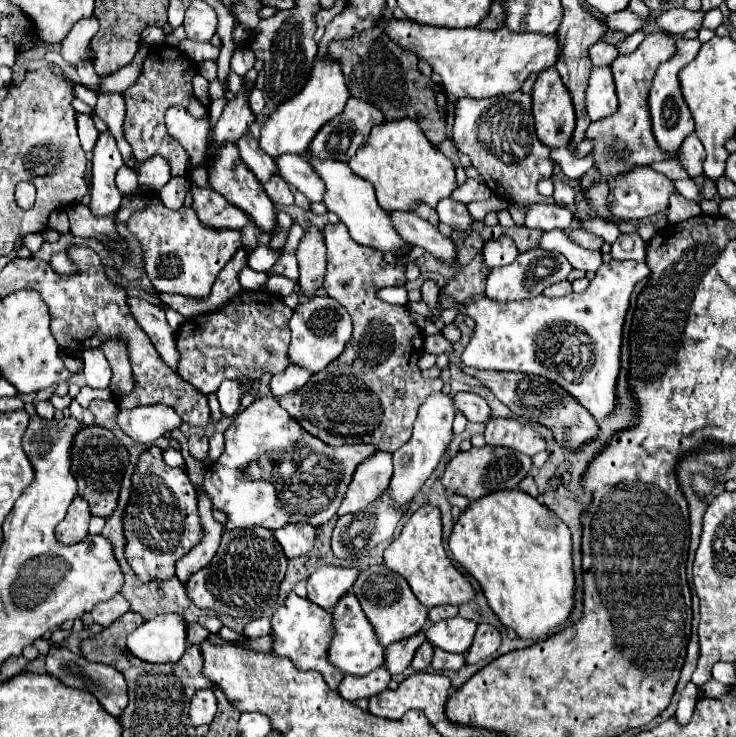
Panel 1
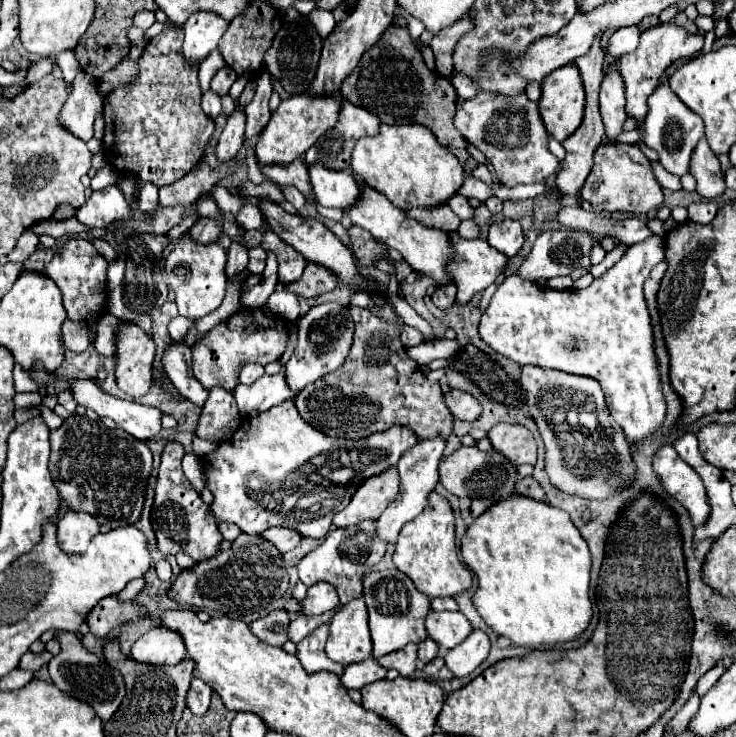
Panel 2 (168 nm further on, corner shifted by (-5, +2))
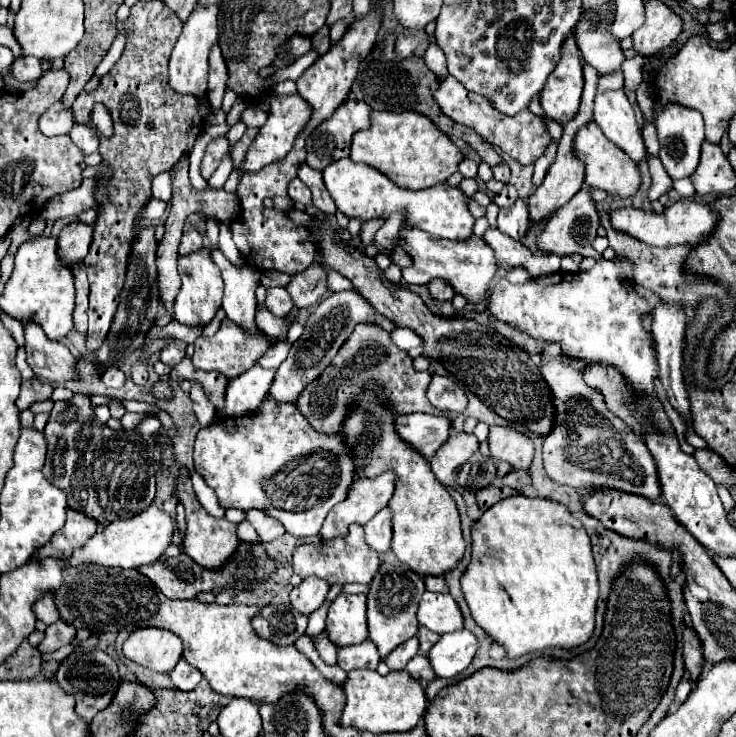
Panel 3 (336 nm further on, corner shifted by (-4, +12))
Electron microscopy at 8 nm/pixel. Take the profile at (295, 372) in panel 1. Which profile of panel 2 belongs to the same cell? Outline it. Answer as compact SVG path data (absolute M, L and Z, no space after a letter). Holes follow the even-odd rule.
M283 372L273 374L273 376L265 374L259 380L255 380L253 386L239 384L233 394L235 394L241 416L257 416L257 414L269 410L271 406L277 406L283 400L295 396L289 390L289 386L285 386Z

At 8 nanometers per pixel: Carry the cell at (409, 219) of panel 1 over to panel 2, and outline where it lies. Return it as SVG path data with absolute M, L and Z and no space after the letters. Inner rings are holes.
M451 232L455 258L449 264L457 286L455 304L465 306L473 296L483 292L503 272L509 256L501 254L487 240L463 240L457 232Z

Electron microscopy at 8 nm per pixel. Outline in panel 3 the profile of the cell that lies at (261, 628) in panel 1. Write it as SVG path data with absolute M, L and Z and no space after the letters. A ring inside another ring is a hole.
M268 604L252 618L252 628L260 638L274 644L294 644L306 630L308 616L296 612L292 606Z

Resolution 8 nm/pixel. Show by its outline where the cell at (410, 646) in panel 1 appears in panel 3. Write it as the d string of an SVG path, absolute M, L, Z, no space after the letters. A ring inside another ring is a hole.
M414 636L414 638L410 638L410 640L406 640L404 644L400 644L396 650L392 650L392 652L384 658L384 662L386 662L386 666L388 666L390 670L404 670L406 664L408 664L408 660L414 658L416 652L418 652L418 638Z

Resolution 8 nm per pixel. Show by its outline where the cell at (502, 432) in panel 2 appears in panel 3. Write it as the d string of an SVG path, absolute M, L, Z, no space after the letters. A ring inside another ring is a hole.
M490 426L488 444L494 460L504 460L514 468L528 470L532 462L532 440L526 434L506 426Z

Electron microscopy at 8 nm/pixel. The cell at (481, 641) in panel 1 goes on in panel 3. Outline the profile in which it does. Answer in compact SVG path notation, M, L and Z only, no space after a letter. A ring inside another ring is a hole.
M462 628L458 632L444 634L430 650L428 658L430 664L440 678L452 678L460 674L474 658L478 650L478 640L476 636Z

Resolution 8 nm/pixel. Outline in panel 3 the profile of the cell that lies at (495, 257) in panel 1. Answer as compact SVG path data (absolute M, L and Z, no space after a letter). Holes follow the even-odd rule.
M514 202L510 208L502 208L498 214L498 230L508 234L514 240L520 240L526 236L530 228L530 216L526 202Z

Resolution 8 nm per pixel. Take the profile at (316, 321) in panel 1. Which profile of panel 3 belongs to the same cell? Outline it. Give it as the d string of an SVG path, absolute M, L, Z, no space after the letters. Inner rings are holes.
M346 290L346 292L334 292L332 296L324 298L320 304L310 308L310 316L304 324L304 332L302 338L296 340L290 346L290 354L284 360L284 364L280 364L274 384L270 388L270 396L278 402L296 402L298 394L304 390L304 386L308 382L312 382L314 378L318 378L324 368L332 362L332 358L336 356L336 352L340 350L340 346L348 340L348 336L352 334L354 326L360 322L374 322L380 324L384 330L392 332L394 328L398 328L392 320L384 318L382 314L378 314L376 310L372 310L372 306L356 292L356 290Z

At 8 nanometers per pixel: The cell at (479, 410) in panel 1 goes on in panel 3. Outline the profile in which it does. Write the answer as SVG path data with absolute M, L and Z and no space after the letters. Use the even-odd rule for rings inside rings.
M432 376L432 382L428 386L428 400L440 408L440 410L450 410L450 412L464 412L468 406L468 398L462 386L458 386L454 380L446 376Z

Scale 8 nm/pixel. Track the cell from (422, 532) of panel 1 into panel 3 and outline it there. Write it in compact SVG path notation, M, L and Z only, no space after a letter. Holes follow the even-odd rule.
M374 396L362 400L342 426L344 440L350 444L358 460L358 476L376 476L386 470L398 474L396 492L387 505L394 514L392 552L420 576L444 576L458 566L466 548L456 502L436 480L428 462L396 436L394 414L376 402Z

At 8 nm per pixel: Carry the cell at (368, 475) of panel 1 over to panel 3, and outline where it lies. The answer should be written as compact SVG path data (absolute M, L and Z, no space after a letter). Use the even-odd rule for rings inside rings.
M384 472L376 478L358 478L344 502L336 504L332 512L328 512L324 526L320 530L322 538L336 538L348 532L350 524L364 526L376 512L386 508L392 498L396 484L394 472Z

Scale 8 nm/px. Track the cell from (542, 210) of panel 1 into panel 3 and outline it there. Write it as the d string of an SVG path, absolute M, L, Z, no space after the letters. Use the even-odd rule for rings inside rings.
M678 200L676 204L668 206L664 210L664 214L646 212L646 210L632 208L632 206L610 210L610 224L618 232L624 232L648 246L668 248L668 246L678 246L678 244L698 244L700 240L704 240L704 236L708 236L714 230L716 216L708 210L708 206L704 202Z

